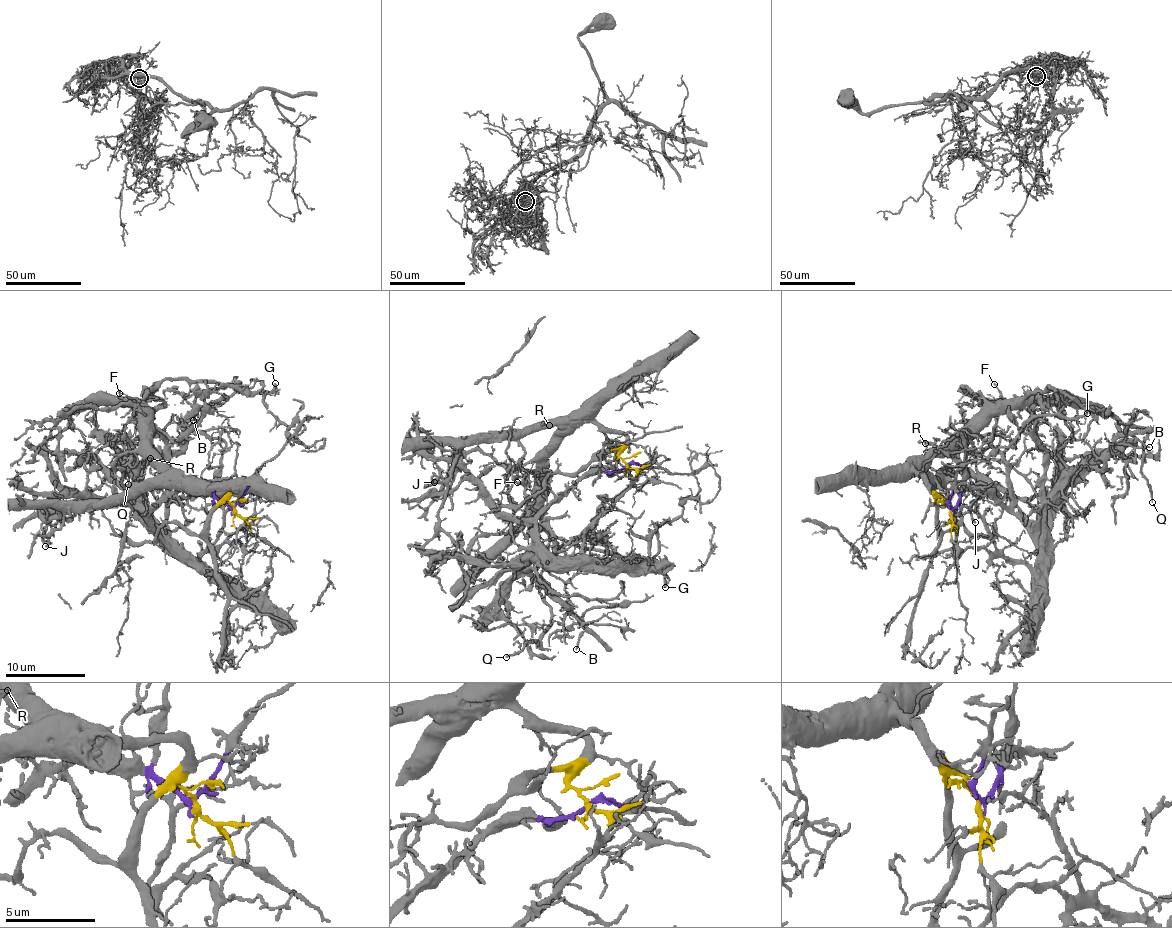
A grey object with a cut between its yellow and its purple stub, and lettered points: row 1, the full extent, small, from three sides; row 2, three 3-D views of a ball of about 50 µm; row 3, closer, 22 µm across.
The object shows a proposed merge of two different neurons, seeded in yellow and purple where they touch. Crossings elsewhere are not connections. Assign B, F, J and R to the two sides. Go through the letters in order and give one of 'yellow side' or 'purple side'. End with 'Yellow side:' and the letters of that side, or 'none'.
B: purple side
F: yellow side
J: yellow side
R: yellow side
Yellow side: F, J, R

